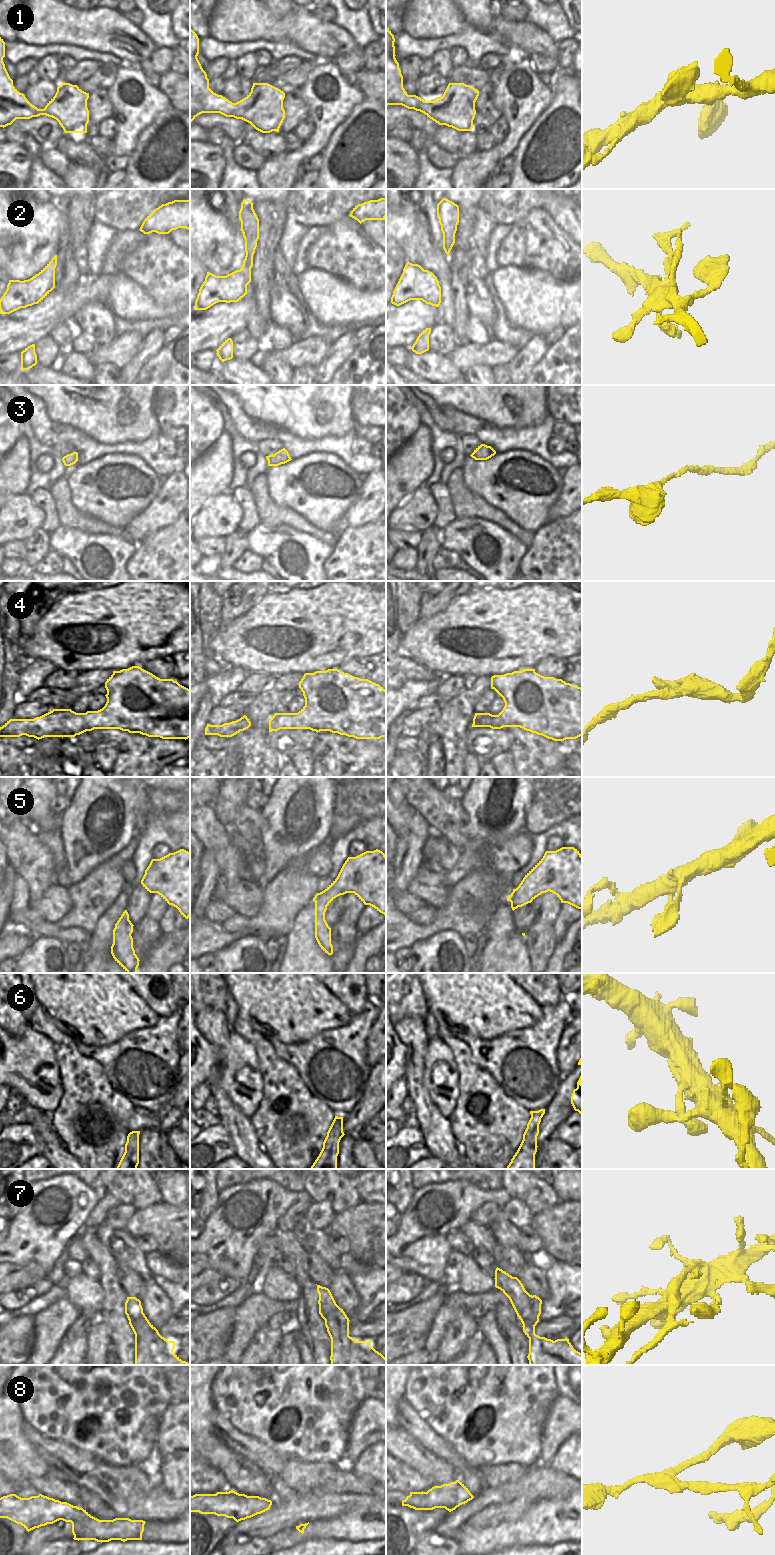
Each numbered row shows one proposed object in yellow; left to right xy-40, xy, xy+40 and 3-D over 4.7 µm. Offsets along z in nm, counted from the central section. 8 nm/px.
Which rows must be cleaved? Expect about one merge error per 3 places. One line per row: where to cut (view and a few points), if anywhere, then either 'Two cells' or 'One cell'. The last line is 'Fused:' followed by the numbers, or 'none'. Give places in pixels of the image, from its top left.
1: No split. One cell
2: No split. One cell
3: No split. One cell
4: No split. One cell
5: No split. One cell
6: No split. One cell
7: Split along xy+40 (532, 1296), (519, 1318). Two cells
8: Split along xy+40 (461, 1504), (408, 1506). Two cells
Fused: 7, 8.

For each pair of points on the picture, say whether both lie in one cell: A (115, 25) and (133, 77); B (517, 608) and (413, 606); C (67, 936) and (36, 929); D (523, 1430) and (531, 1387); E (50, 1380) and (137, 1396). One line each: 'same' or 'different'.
A: different
B: different
C: same
D: same
E: same

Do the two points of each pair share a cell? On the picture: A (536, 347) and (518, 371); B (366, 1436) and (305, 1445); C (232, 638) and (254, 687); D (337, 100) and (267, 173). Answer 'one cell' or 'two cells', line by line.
A: one cell
B: two cells
C: two cells
D: one cell

